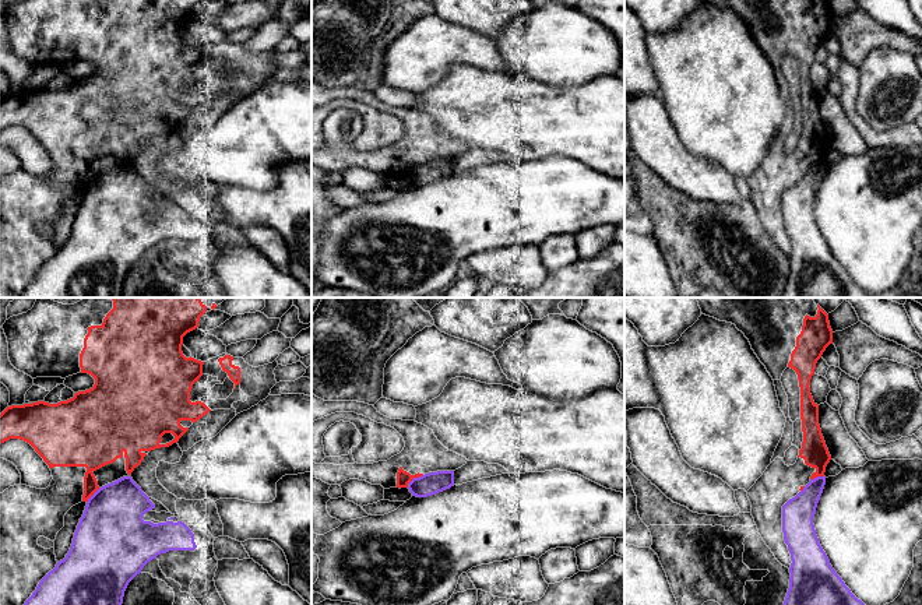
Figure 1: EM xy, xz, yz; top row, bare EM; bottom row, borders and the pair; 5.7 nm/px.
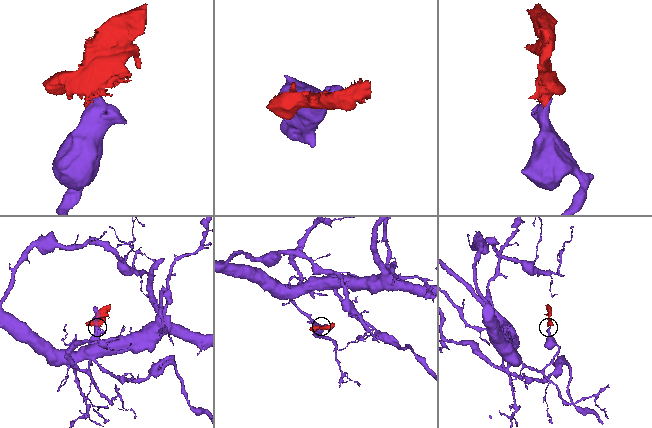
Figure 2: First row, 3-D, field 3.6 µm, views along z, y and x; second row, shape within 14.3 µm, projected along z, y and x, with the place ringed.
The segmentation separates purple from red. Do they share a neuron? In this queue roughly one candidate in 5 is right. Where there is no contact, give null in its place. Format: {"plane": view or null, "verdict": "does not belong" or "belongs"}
{"plane": "xz", "verdict": "does not belong"}

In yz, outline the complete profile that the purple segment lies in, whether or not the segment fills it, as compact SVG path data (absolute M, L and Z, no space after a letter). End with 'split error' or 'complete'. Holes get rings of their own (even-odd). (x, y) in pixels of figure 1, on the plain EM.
M817 163L782 193L784 228L791 240L789 275L781 298L870 298L858 286L835 260L816 222L813 205L826 172L826 163Z; complete

